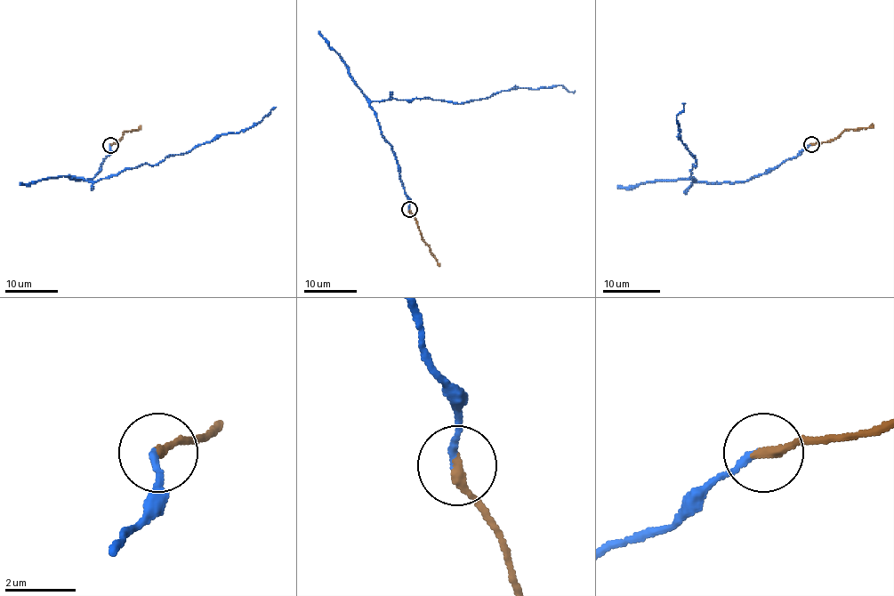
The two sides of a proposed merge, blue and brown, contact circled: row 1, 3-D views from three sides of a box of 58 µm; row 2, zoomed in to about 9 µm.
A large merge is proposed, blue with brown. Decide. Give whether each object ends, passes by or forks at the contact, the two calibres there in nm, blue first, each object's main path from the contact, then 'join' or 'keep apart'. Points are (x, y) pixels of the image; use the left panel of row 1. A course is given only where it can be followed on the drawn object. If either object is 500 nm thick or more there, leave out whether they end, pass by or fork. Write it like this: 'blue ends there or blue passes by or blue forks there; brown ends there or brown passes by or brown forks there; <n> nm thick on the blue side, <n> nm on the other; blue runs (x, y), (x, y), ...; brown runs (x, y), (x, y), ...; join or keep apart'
blue ends there; brown ends there; 190 nm thick on the blue side, 300 nm on the other; blue runs (109, 145), (92, 178), (71, 180), (97, 181), (157, 165), (253, 126), (276, 107); brown runs (110, 145), (118, 141), (125, 132), (140, 126); join

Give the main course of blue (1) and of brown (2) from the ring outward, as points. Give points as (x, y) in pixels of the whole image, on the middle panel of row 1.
1: (408, 209), (396, 157), (382, 134), (373, 100), (425, 98), (463, 103), (520, 88), (561, 85), (575, 91)
2: (409, 209), (424, 242), (439, 266)

